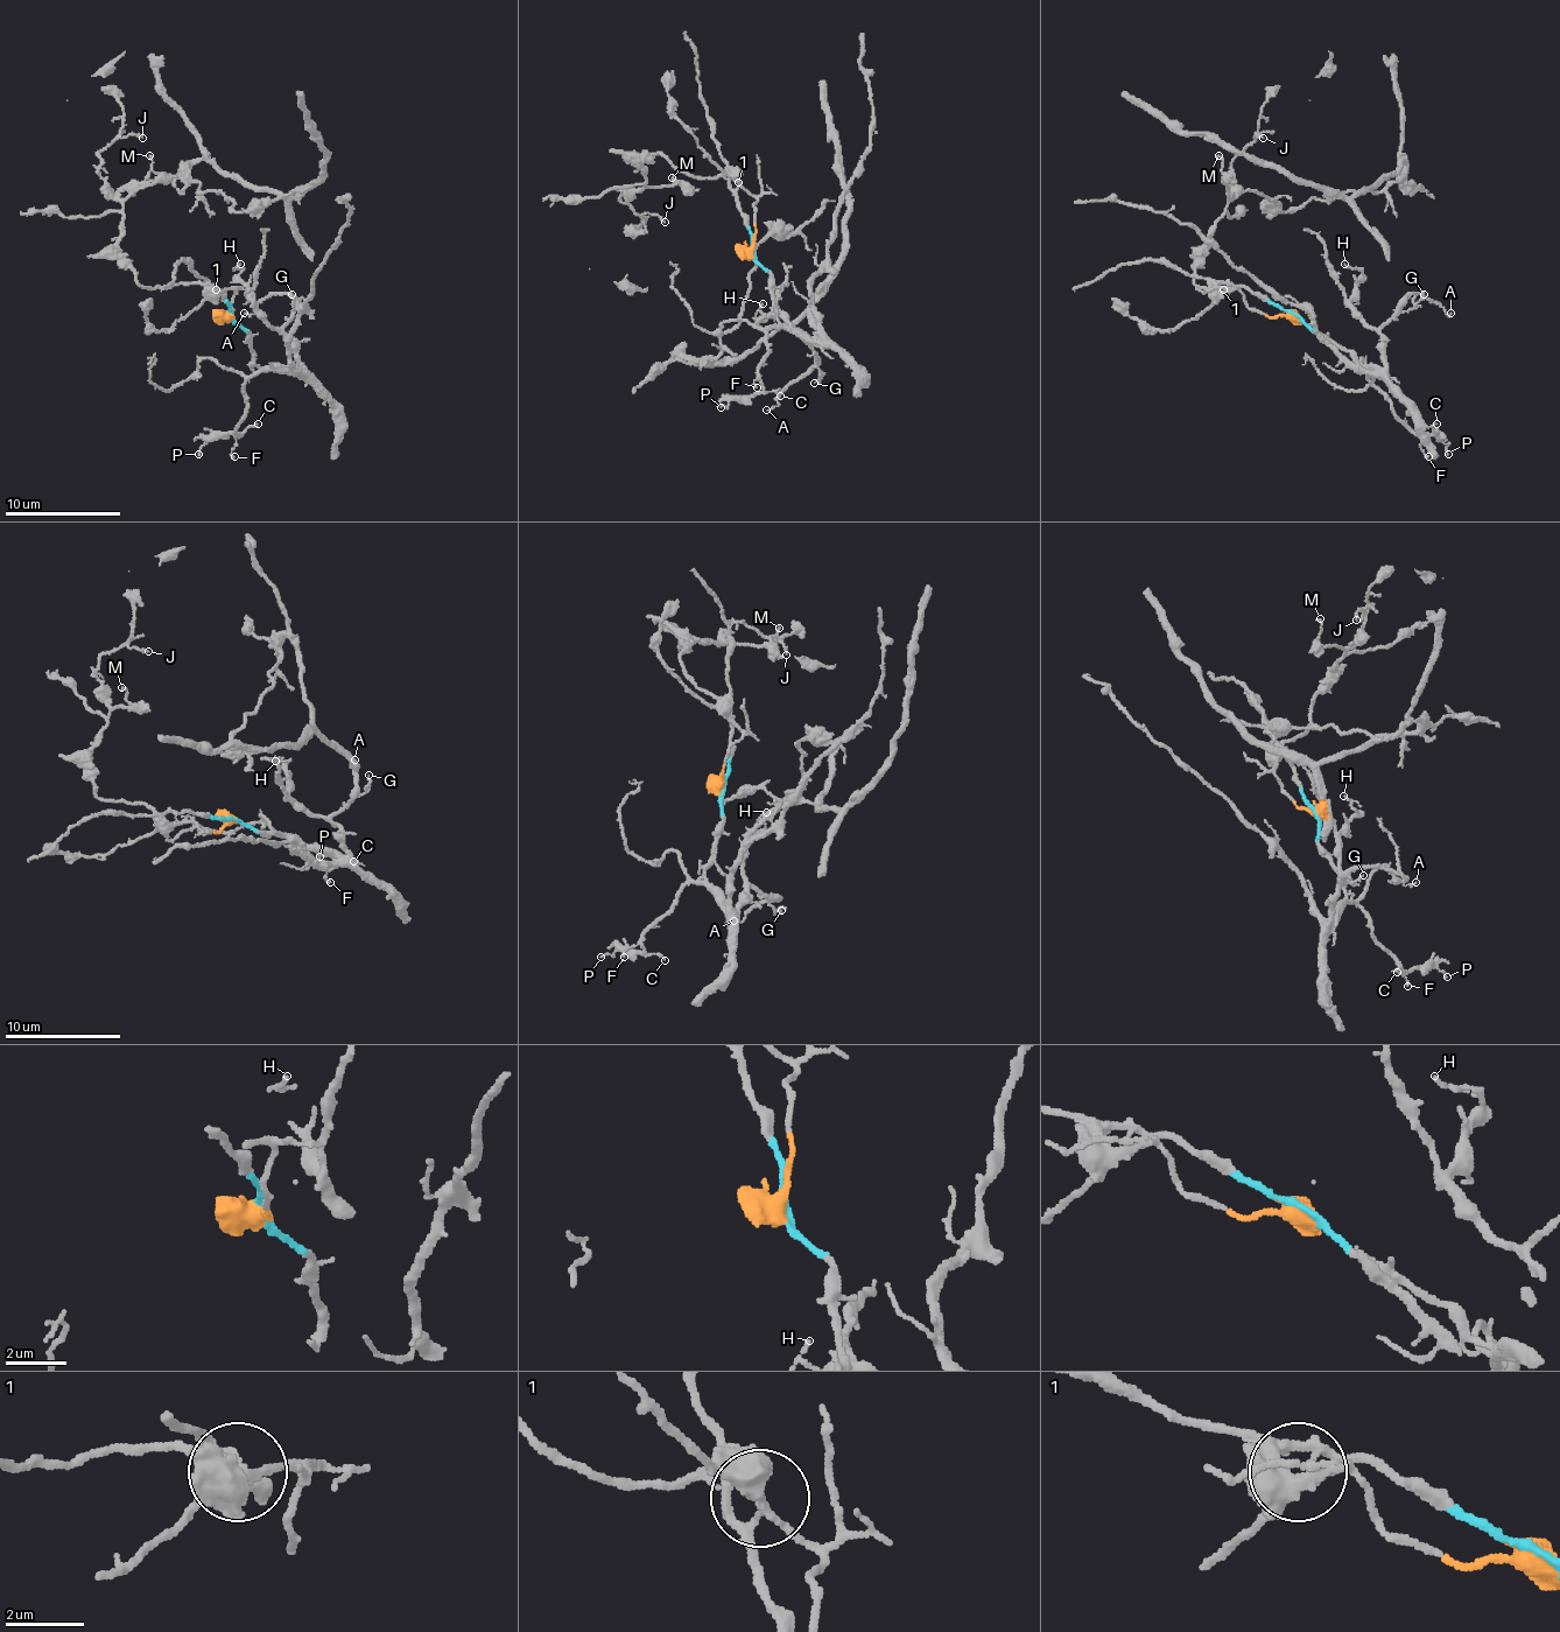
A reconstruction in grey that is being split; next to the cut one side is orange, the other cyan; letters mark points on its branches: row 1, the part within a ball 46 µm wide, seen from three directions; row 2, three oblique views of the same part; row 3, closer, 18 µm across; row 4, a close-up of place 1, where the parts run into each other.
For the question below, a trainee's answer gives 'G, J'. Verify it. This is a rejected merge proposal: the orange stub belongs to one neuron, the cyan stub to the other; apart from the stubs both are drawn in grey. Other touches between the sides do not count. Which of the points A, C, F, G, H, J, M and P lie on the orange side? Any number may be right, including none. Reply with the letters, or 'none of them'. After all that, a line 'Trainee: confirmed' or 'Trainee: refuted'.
J, M
Trainee: refuted

